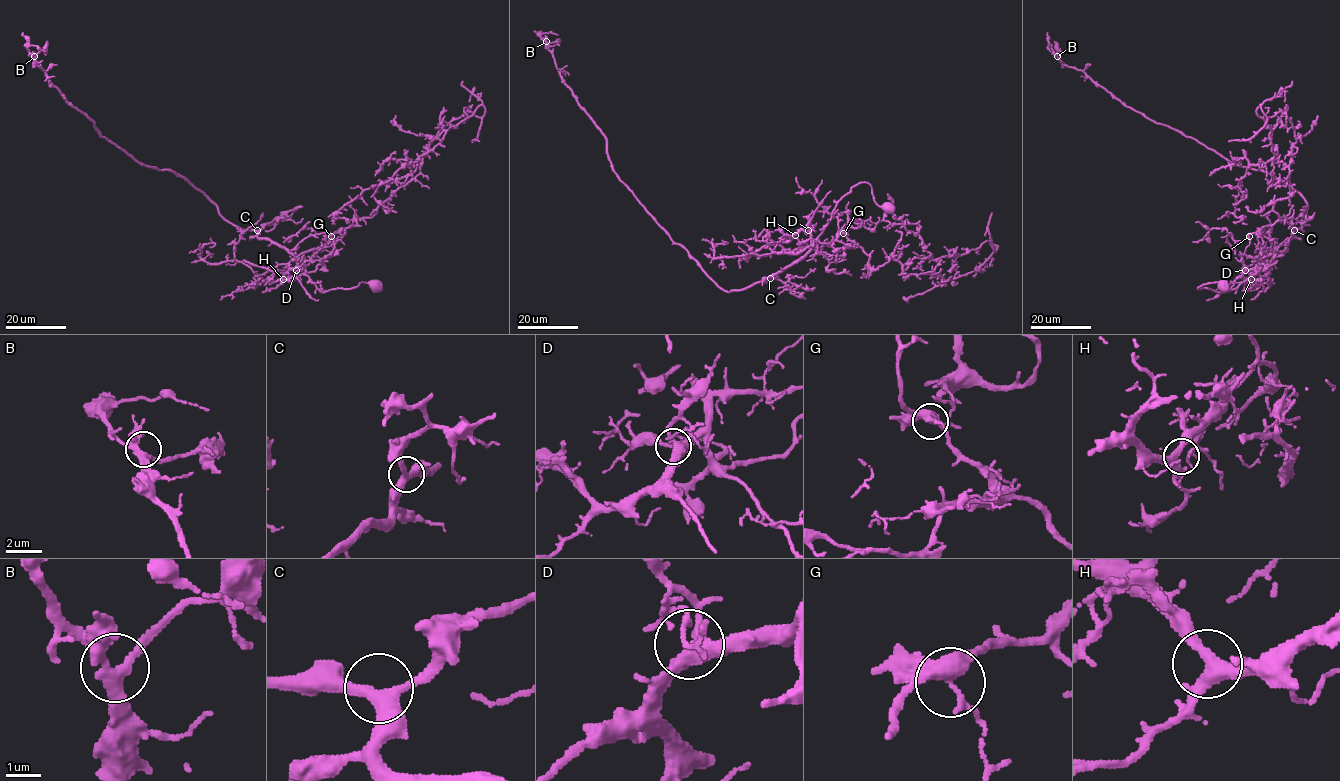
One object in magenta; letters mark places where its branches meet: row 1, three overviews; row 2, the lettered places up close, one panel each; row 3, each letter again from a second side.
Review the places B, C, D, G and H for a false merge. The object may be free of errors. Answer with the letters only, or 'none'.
G

